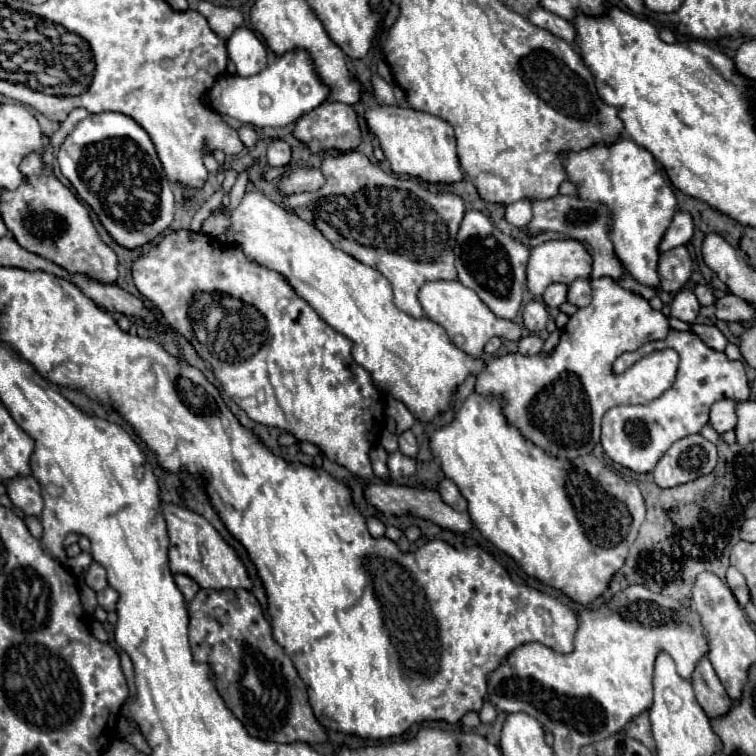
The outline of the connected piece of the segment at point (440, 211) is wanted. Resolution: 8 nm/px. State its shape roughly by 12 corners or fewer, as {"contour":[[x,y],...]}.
{"contour":[[326,154],[318,192],[288,208],[386,276],[418,290],[458,278],[462,198]]}

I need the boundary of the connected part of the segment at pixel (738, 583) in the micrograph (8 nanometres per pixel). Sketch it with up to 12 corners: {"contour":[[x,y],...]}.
{"contour":[[734,566],[726,572],[732,594],[740,606],[750,602],[750,592]]}

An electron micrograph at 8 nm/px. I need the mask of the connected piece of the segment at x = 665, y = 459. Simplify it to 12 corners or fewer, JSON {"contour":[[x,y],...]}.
{"contour":[[702,434],[676,440],[652,476],[660,488],[714,470],[718,452]]}

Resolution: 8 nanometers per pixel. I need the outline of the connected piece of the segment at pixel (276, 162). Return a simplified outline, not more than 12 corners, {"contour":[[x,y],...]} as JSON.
{"contour":[[284,140],[268,144],[266,158],[270,166],[286,166],[290,146]]}

